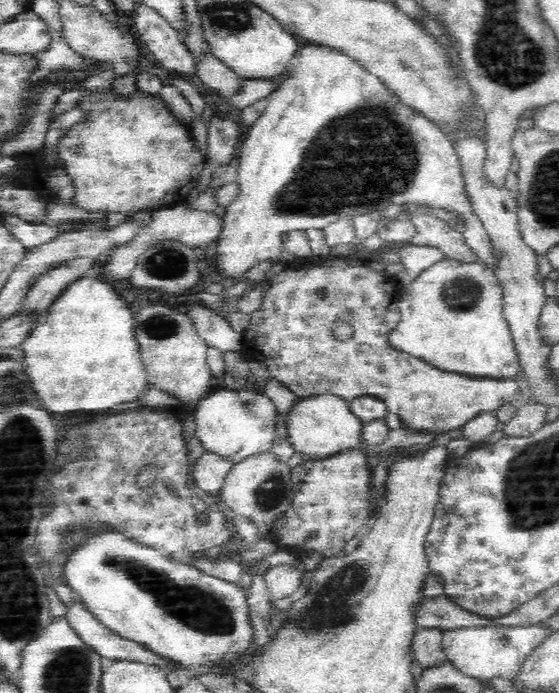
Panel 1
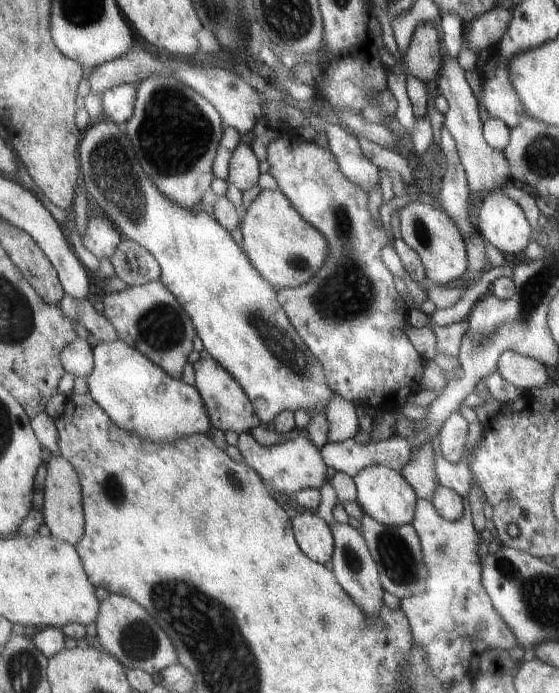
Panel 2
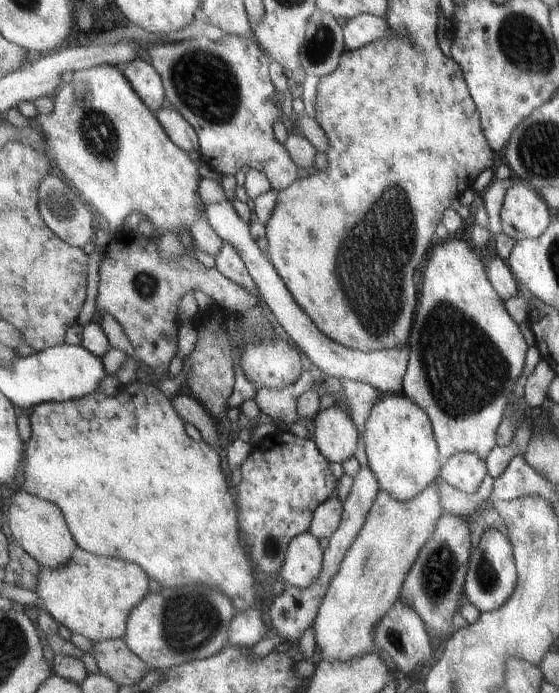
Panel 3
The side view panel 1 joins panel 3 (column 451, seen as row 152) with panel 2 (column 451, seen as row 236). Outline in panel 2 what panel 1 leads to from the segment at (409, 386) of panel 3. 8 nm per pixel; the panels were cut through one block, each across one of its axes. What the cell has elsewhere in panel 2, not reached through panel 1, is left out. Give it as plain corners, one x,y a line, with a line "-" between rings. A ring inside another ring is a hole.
413,201
400,210
399,225
402,240
418,254
425,268
425,276
431,282
447,284
462,279
467,274
469,264
465,234
445,210
-
438,447
435,454
435,472
439,485
456,490
462,497
467,497
472,487
472,471
468,468
466,461
453,464
445,459

